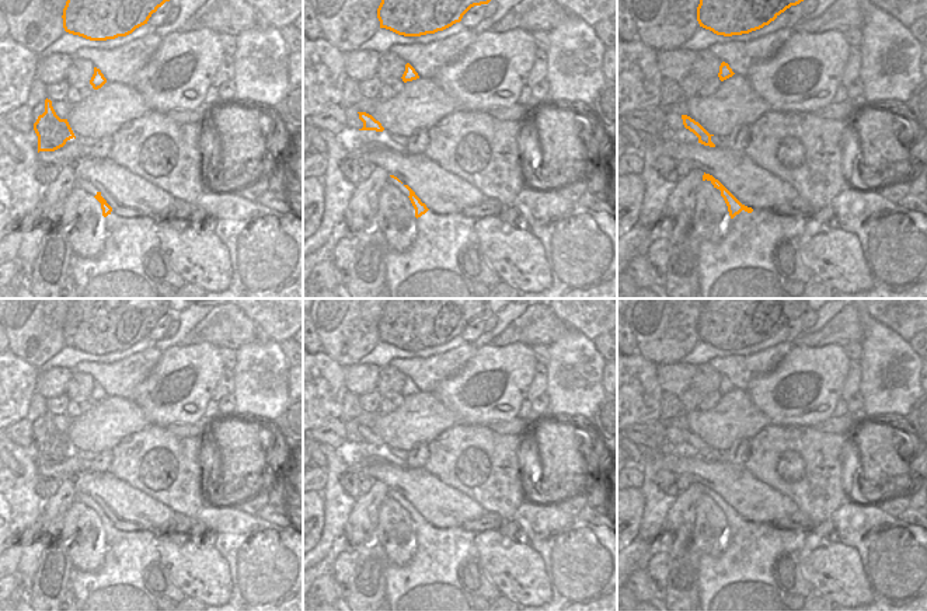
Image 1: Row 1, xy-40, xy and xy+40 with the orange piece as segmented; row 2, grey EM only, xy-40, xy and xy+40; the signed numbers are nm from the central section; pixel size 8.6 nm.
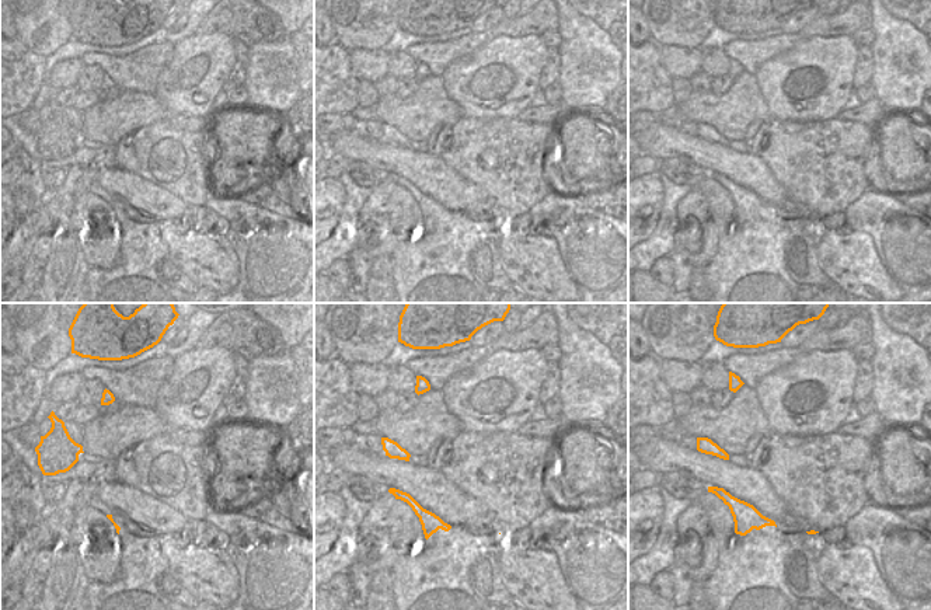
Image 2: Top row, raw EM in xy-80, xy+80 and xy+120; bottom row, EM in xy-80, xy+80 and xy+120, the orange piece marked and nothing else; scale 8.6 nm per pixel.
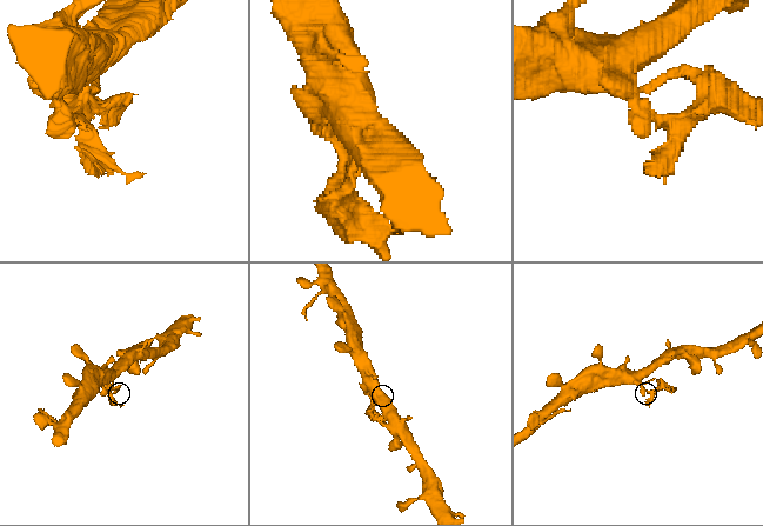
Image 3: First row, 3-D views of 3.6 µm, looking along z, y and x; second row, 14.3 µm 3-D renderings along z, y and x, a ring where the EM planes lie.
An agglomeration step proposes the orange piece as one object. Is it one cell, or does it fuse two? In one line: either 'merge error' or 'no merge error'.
no merge error

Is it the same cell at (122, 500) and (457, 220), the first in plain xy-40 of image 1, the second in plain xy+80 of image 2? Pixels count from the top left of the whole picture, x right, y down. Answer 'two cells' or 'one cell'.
two cells

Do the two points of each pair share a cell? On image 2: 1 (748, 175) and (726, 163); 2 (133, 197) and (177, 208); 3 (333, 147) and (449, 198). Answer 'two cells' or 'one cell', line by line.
1: one cell
2: one cell
3: one cell

